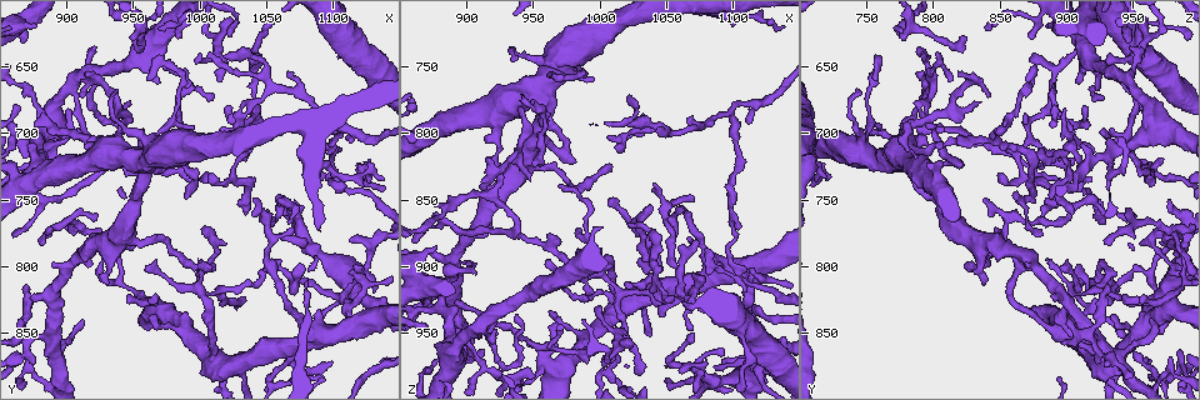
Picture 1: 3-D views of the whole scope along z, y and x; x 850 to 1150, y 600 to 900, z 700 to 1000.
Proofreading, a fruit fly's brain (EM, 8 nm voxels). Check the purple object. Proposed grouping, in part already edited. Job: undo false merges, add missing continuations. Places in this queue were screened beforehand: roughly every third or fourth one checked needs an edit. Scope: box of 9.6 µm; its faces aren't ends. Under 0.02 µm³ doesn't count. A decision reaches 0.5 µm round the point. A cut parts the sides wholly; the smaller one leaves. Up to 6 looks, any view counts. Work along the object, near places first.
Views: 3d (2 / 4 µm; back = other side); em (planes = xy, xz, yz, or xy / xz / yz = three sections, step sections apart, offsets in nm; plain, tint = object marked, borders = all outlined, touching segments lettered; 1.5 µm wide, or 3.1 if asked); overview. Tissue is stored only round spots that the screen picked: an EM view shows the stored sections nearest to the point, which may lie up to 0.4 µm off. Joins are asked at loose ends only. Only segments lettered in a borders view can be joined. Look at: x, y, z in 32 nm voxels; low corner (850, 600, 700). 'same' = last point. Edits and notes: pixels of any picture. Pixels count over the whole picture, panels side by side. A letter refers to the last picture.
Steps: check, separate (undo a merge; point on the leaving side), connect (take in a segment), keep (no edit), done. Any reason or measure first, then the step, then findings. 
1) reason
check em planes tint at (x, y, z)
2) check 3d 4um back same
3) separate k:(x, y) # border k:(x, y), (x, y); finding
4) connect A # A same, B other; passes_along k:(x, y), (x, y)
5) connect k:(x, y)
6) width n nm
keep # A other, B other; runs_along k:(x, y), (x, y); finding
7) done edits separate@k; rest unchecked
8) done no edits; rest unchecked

branch point
check 3d 4um at (920, 706, 844)

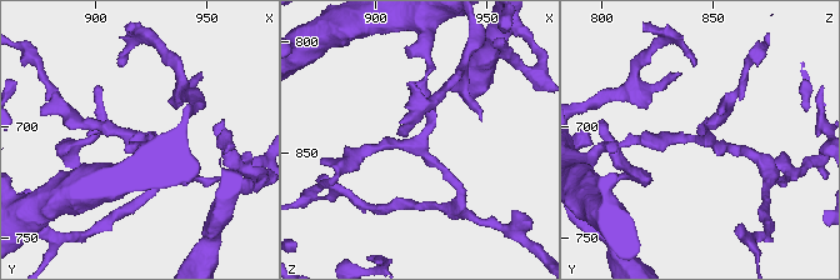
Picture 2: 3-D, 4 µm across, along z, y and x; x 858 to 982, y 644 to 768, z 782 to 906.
check em planes borders at (919, 705, 844)

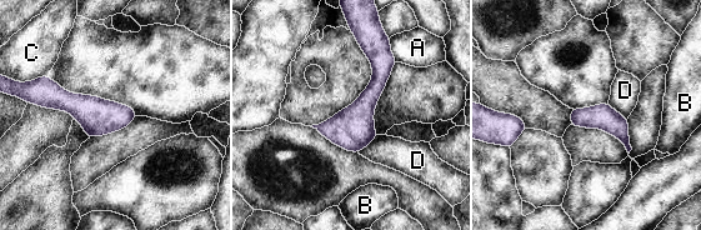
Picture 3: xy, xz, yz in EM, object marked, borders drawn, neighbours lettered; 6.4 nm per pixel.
width 170 nm
keep # A other, B other, C other, D other; continuous, no second cell

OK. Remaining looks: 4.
sharp bend
check 3d 4um at (1120, 802, 954)

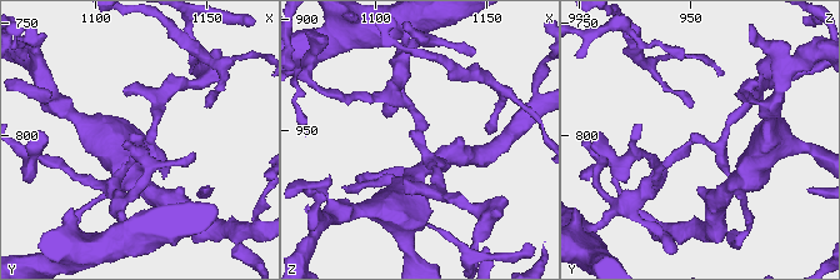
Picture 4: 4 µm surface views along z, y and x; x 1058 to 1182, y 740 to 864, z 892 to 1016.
arms 3
check em 3.1um planes tint at (1122, 802, 956)

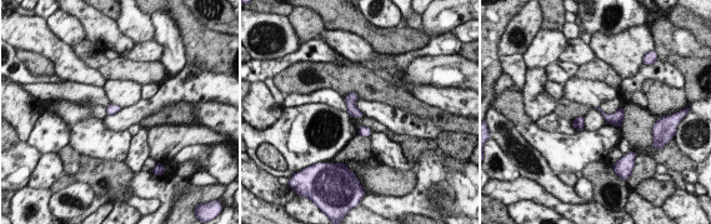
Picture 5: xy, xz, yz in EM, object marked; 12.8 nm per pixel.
check em 3.1um planes borders same

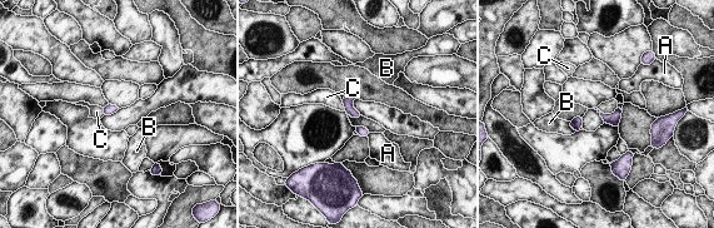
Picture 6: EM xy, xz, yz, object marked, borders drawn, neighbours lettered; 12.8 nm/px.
width 100 nm
keep # A other, B other, C other; one cell here

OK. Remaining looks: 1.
done no edits; rest unchecked

